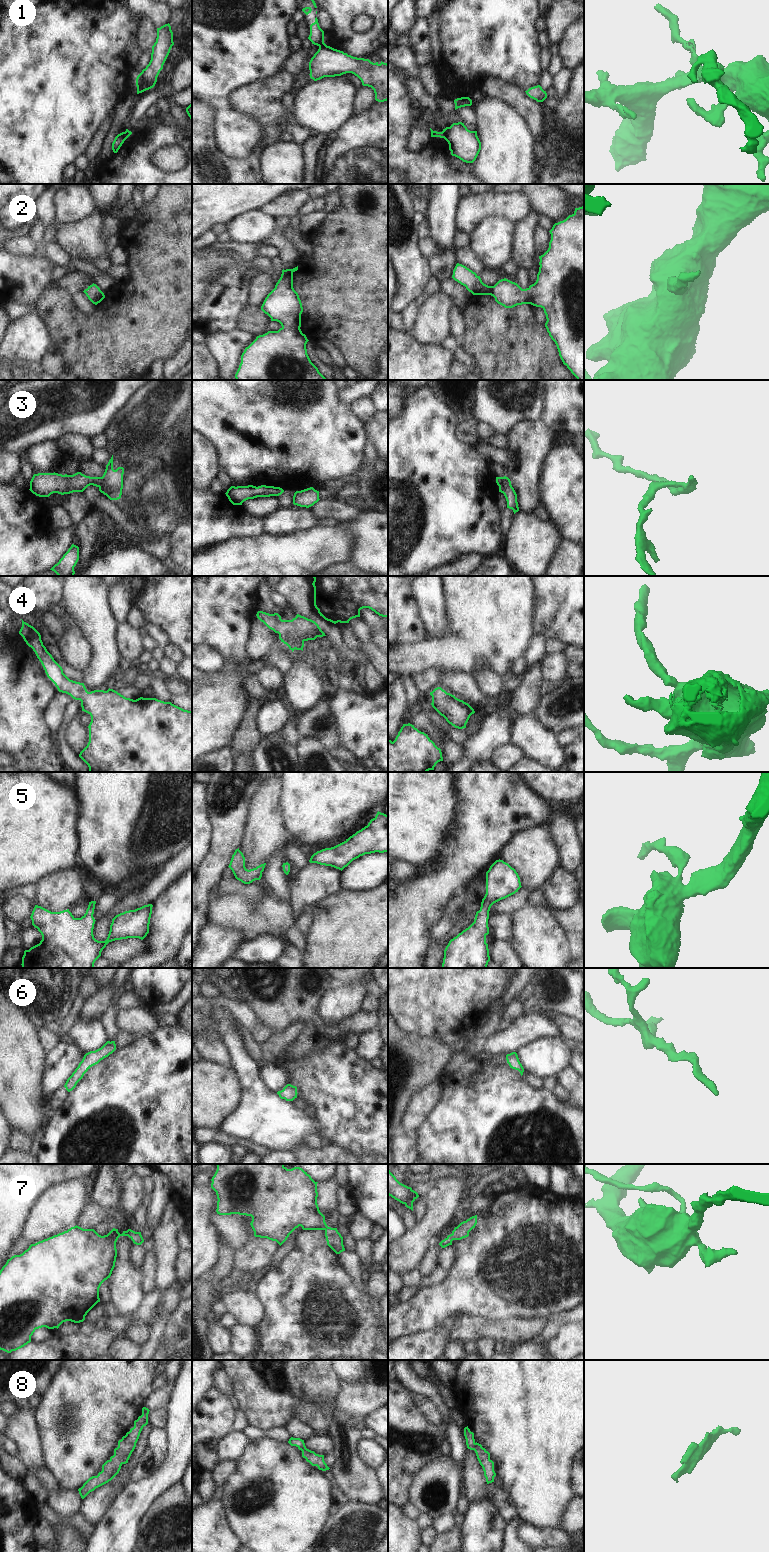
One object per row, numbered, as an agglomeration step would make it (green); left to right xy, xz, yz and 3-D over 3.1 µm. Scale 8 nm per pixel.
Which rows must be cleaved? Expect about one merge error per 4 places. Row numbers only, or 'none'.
1, 3

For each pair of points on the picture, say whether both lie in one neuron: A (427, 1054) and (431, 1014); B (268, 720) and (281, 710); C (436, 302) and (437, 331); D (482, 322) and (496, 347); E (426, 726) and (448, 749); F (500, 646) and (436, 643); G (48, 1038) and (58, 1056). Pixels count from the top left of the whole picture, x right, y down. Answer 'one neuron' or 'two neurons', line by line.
A: two neurons
B: one neuron
C: one neuron
D: one neuron
E: one neuron
F: one neuron
G: two neurons

